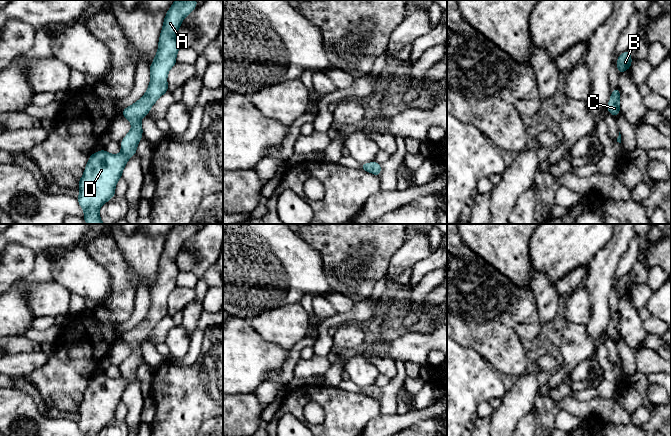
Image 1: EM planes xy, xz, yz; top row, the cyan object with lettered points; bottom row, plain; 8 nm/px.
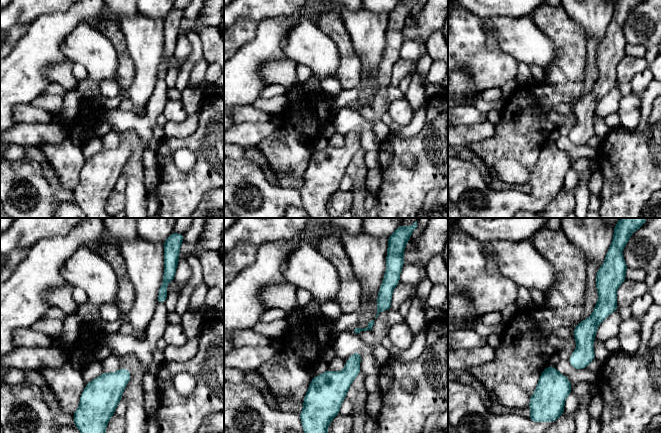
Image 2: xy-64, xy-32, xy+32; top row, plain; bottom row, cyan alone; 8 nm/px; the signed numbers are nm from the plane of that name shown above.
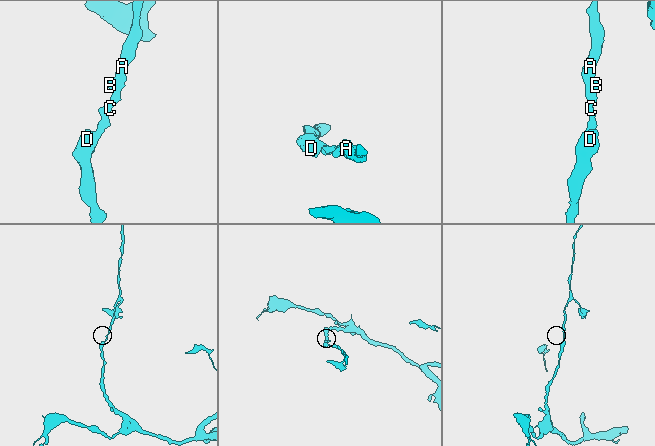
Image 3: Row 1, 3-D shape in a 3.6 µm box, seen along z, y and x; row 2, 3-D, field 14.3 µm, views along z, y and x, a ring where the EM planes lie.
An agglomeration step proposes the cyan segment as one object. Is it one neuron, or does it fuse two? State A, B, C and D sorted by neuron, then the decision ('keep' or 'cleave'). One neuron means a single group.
A B C D; keep

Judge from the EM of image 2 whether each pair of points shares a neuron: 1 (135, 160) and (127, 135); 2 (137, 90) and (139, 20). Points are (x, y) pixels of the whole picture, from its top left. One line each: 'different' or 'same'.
1: same
2: same

